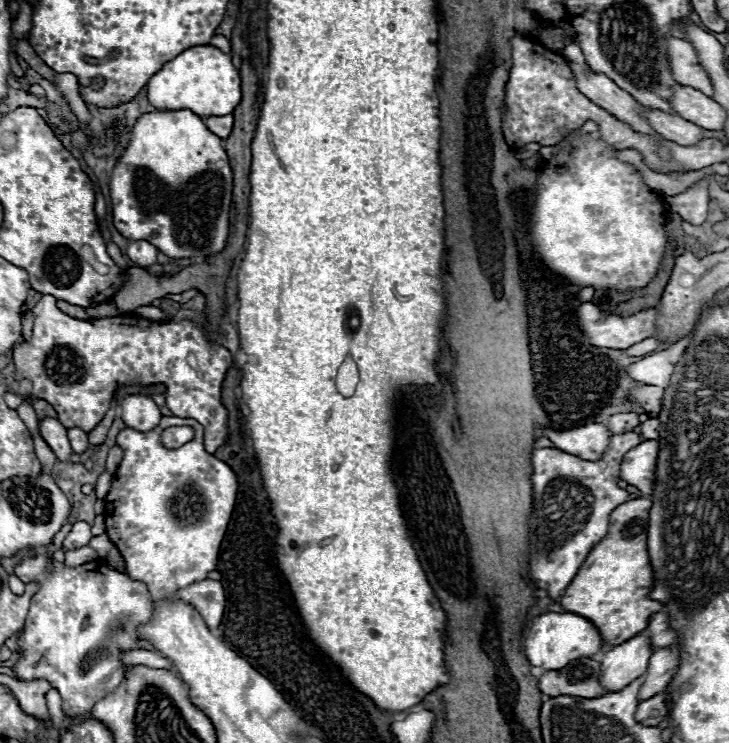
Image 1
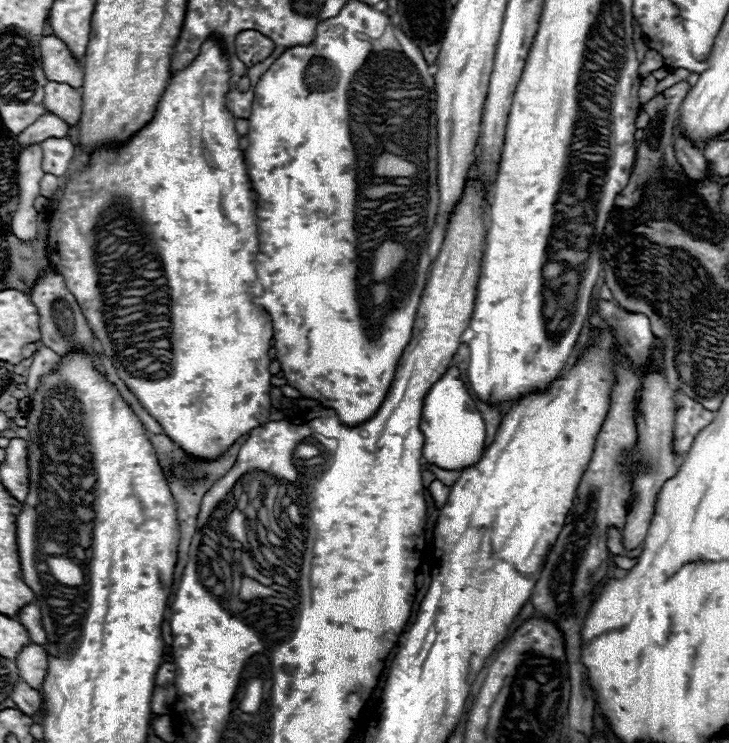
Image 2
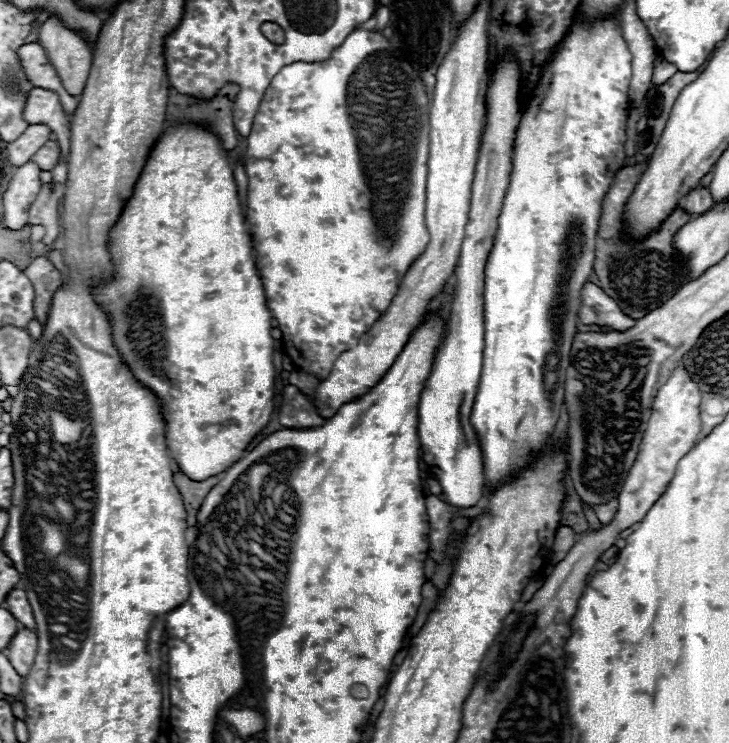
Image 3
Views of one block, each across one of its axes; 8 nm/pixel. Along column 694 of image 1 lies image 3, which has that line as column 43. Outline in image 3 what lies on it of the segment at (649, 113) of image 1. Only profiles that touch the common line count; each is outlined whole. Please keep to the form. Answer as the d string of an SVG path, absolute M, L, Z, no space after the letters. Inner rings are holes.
M32 124L32 126L28 126L26 132L20 138L16 138L14 142L6 144L6 154L10 158L10 164L16 166L16 168L22 166L22 164L26 164L36 154L36 150L44 142L50 140L48 138L50 132L52 130L48 126L44 126L44 124Z

